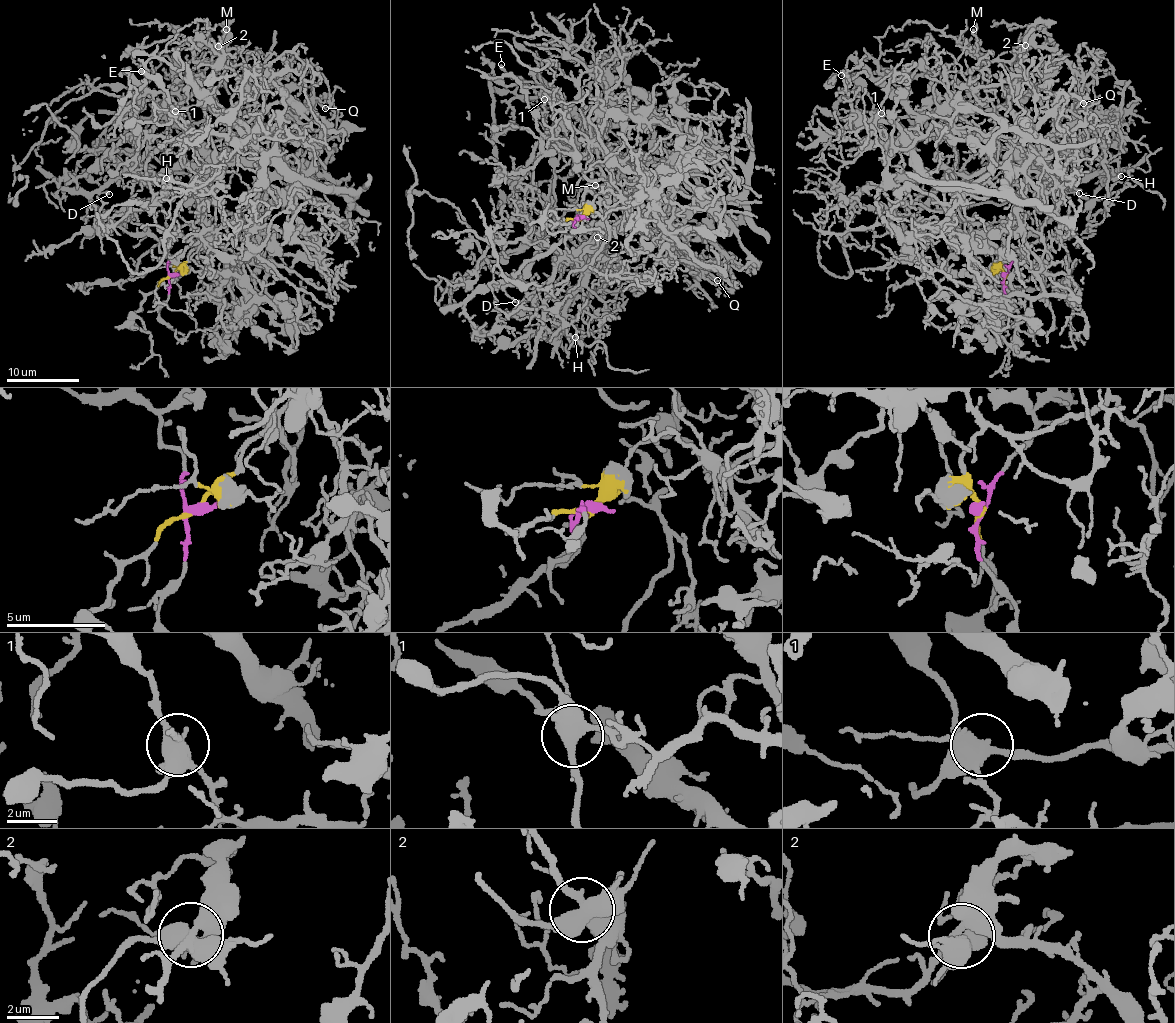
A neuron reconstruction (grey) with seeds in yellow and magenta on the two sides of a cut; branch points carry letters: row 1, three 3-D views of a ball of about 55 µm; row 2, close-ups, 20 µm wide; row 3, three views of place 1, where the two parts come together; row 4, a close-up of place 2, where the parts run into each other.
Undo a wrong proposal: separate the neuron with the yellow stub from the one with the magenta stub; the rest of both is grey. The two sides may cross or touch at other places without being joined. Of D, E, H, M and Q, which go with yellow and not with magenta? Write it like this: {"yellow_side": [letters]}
{"yellow_side": ["H", "M", "Q"]}

